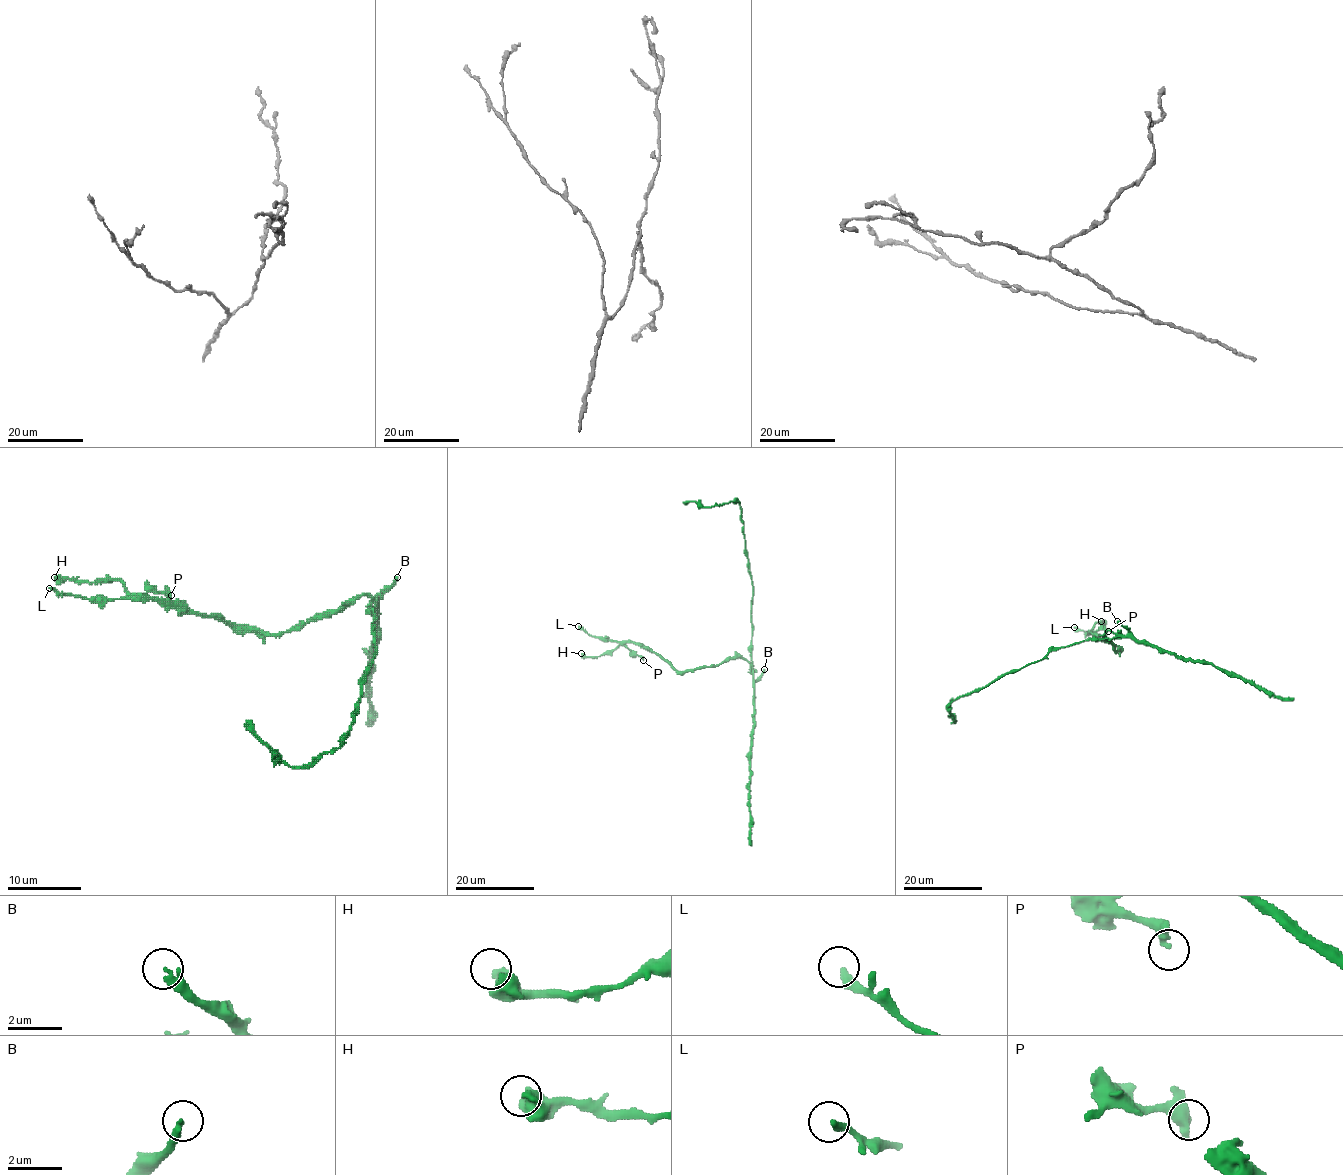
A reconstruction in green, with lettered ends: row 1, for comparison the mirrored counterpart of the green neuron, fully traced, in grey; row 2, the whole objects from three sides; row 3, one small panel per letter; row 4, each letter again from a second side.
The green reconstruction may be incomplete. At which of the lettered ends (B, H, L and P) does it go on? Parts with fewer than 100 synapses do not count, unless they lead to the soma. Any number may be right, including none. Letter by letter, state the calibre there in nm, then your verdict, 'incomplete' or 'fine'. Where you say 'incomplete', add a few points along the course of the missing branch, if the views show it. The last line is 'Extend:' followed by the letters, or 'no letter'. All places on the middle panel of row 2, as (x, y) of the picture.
B: 280 nm | incomplete | (764, 669), (767, 660), (788, 662), (781, 667), (779, 663), (796, 654), (813, 668), (799, 644), (794, 647)
H: 480 nm | fine
L: 320 nm | fine
P: 400 nm | fine
Extend: B

